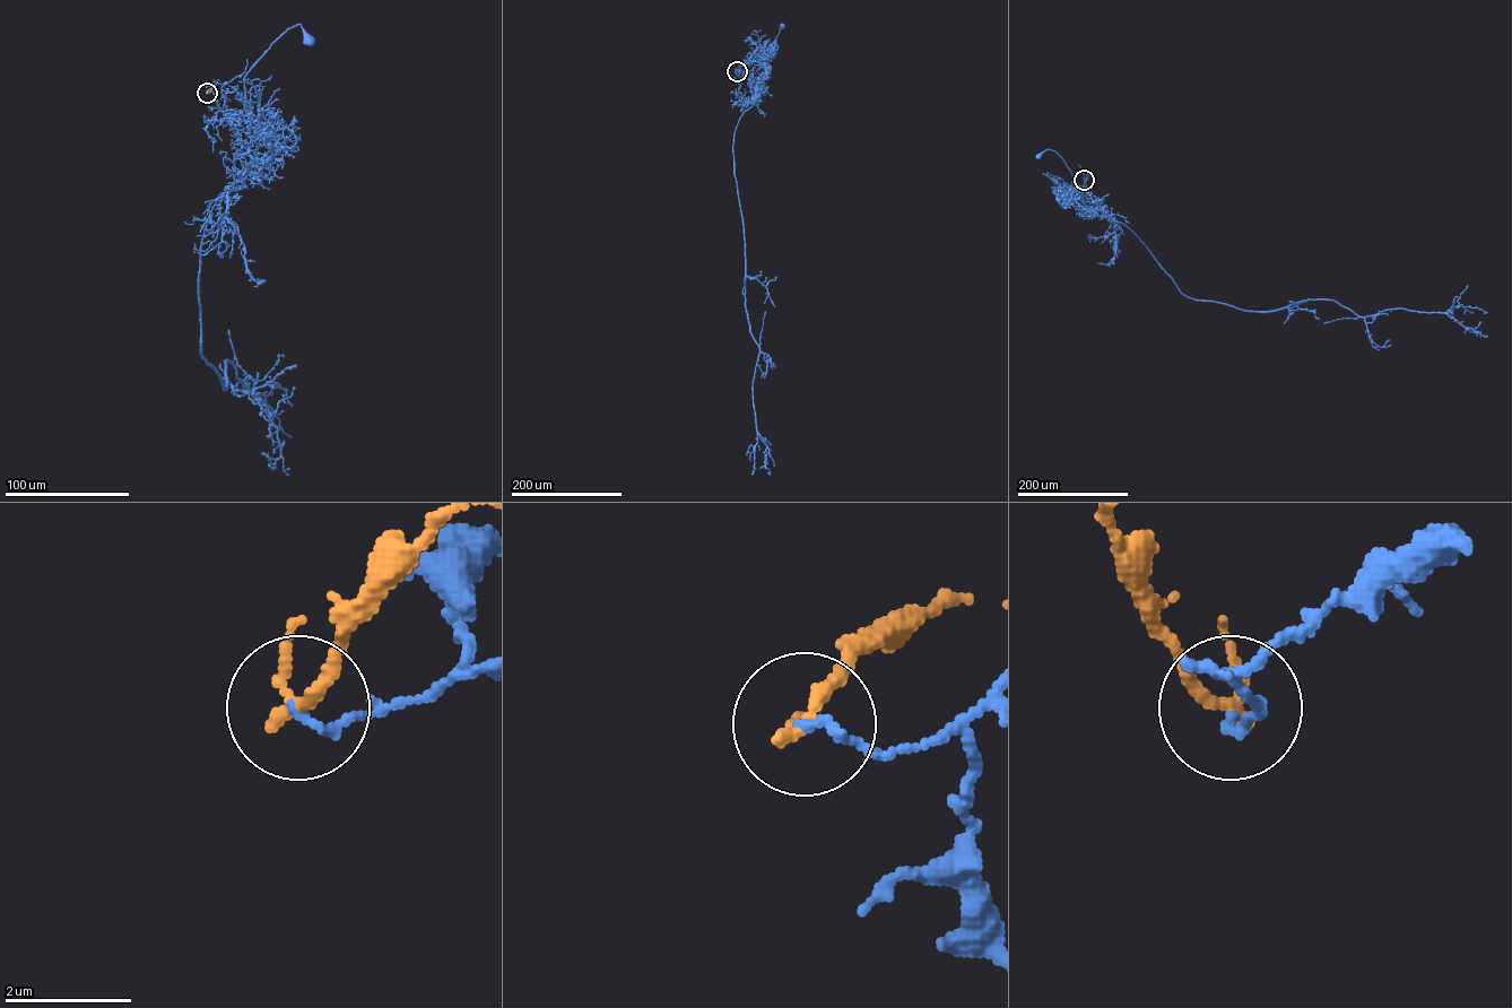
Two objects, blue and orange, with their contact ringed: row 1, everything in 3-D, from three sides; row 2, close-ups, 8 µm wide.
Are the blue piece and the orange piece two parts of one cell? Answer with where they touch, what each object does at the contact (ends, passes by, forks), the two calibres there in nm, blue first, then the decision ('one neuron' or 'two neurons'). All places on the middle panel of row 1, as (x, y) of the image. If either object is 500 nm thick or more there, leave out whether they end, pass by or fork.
(737, 71) | blue ends | orange passes by | 140/200 nm | two neurons

